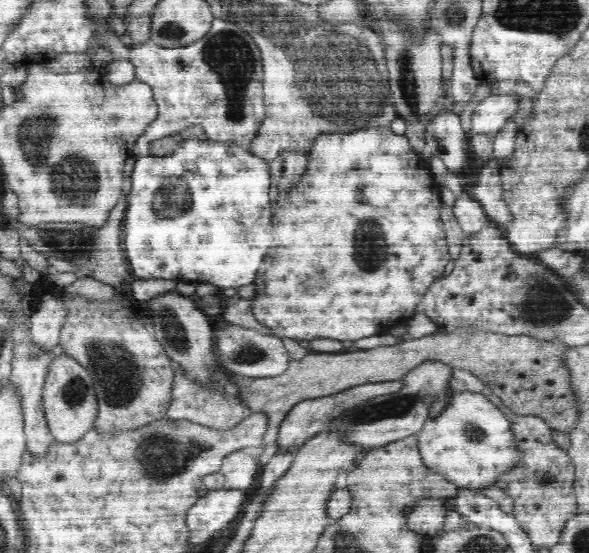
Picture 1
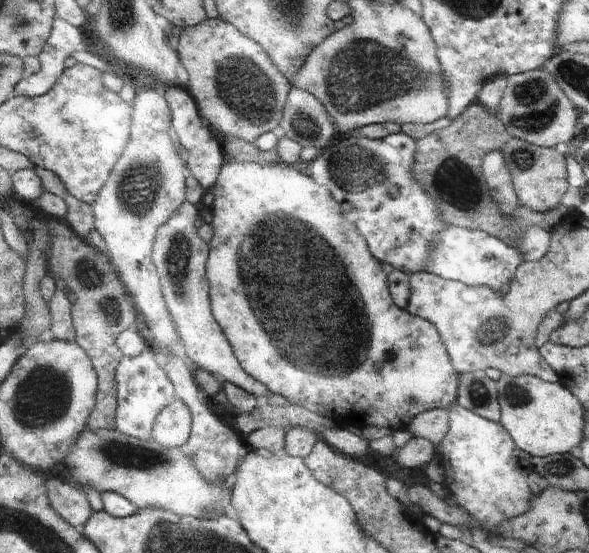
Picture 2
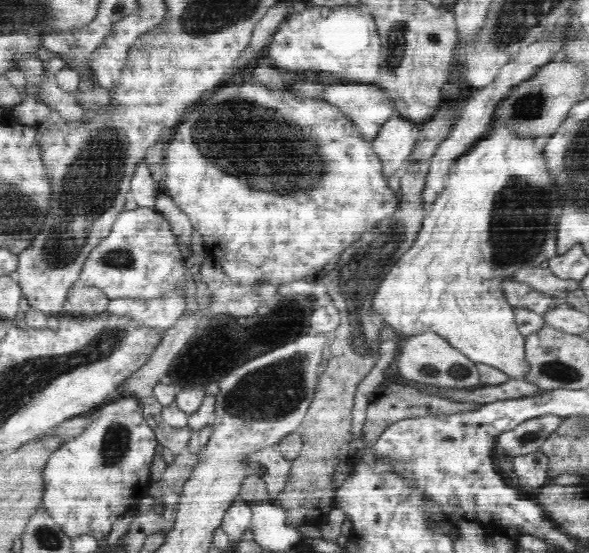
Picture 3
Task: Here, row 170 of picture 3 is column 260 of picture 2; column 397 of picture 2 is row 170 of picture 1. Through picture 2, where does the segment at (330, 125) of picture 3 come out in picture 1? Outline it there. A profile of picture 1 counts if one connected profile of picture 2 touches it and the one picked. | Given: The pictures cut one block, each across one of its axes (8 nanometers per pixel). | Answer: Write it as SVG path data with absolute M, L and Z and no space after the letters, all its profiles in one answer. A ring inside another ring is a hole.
M372 128L372 130L356 130L354 134L324 134L322 136L317 136L312 141L312 145L310 148L310 156L308 158L308 170L304 172L304 176L302 176L302 182L294 188L294 190L290 190L288 194L280 194L278 196L278 206L274 206L272 204L272 226L274 226L274 234L272 234L272 246L268 248L268 254L266 254L266 258L264 258L264 262L262 262L262 266L260 266L260 270L258 270L258 276L256 276L256 280L254 280L254 286L256 286L256 294L254 294L254 298L252 298L252 312L254 316L256 316L256 320L260 322L262 326L266 326L266 328L270 329L275 336L278 336L280 339L285 338L294 338L294 340L314 340L314 338L334 338L334 340L358 340L358 338L366 338L366 336L372 336L372 334L388 334L394 326L398 326L400 322L404 322L406 324L408 320L414 318L413 316L416 314L414 311L416 306L420 304L422 297L426 294L427 288L430 288L430 285L435 281L437 277L441 277L447 263L450 260L449 249L446 244L445 237L445 227L441 220L440 216L440 206L441 206L441 192L440 186L438 184L434 184L434 176L430 171L430 168L425 165L425 161L422 156L418 154L416 151L410 147L410 142L404 135L395 134L391 128ZM302 262L302 264L300 264ZM290 268L306 268L306 270L300 270L300 272L292 272ZM312 268L316 268L316 270L312 270ZM270 282L310 282L310 284L270 284ZM336 282L336 284L334 284Z

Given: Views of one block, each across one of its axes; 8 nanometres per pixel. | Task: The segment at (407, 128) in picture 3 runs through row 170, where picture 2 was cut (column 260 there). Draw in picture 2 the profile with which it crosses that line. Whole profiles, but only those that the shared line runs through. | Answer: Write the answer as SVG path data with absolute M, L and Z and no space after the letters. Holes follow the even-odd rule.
M190 201L183 202L182 208L176 212L170 221L159 230L155 242L153 258L159 267L163 291L167 298L168 308L175 321L179 340L192 363L199 369L206 369L210 374L220 376L220 379L234 383L236 386L258 396L269 396L270 391L263 383L252 378L239 362L234 353L230 340L210 312L208 298L207 260L208 244L198 236L196 228L198 210Z

